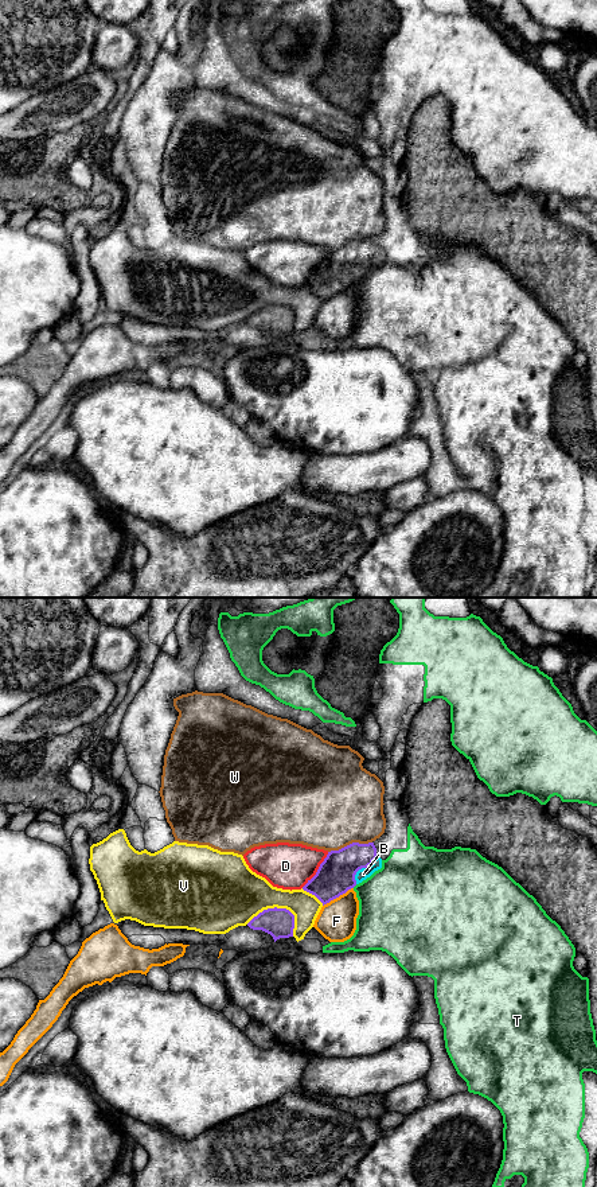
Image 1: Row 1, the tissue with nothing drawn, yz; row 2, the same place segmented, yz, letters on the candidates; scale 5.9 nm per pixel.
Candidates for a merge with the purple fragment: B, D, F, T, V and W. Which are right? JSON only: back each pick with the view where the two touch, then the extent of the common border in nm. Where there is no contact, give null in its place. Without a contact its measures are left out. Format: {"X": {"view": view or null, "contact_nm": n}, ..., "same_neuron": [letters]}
{"B": {"view": "yz", "contact_nm": 220}, "same_neuron": ["B"]}

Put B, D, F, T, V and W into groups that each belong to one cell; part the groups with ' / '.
B / D / F / T / V / W

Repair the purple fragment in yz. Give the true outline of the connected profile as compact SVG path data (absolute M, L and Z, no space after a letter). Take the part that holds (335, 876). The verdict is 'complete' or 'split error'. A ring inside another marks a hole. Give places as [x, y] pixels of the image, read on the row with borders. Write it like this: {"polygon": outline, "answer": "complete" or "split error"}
{"polygon": "M352 842L328 852L316 875L303 887L323 906L346 894L382 868L374 842Z", "answer": "split error"}

